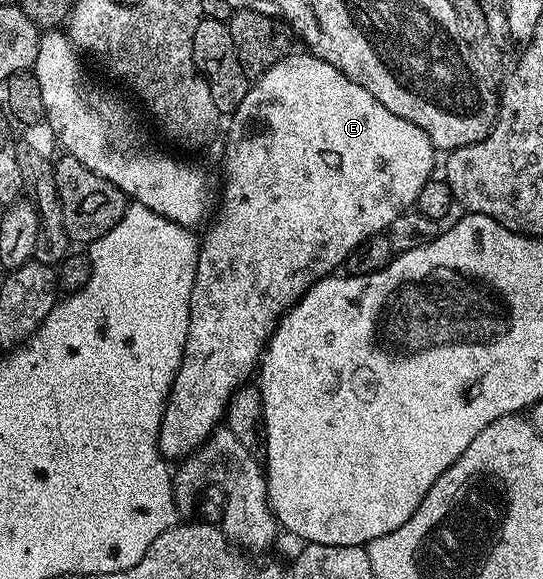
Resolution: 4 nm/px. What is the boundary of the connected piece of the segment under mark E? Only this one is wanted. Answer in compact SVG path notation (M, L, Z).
M292 53L286 55L277 65L273 65L264 73L258 76L248 86L245 93L245 101L237 105L237 109L229 116L231 128L227 131L227 156L223 159L223 183L221 179L221 198L217 203L217 210L210 220L211 228L207 236L202 236L199 245L199 260L195 270L195 280L191 290L191 308L189 309L189 333L185 341L185 349L181 357L181 365L177 369L175 385L172 387L167 404L163 410L163 420L159 430L159 453L164 460L179 459L183 451L198 452L198 449L211 432L224 422L227 413L227 403L234 394L236 388L244 381L250 380L256 374L259 360L268 339L275 331L279 320L287 314L288 309L299 300L307 290L319 279L325 279L336 269L342 268L347 262L349 253L361 245L369 237L386 232L389 224L398 217L402 211L415 207L417 197L421 189L433 177L431 171L435 167L436 148L430 145L419 147L421 133L413 121L405 121L405 117L397 117L397 113L389 113L369 89L357 85L349 77L341 73L329 61L317 58L310 53Z

